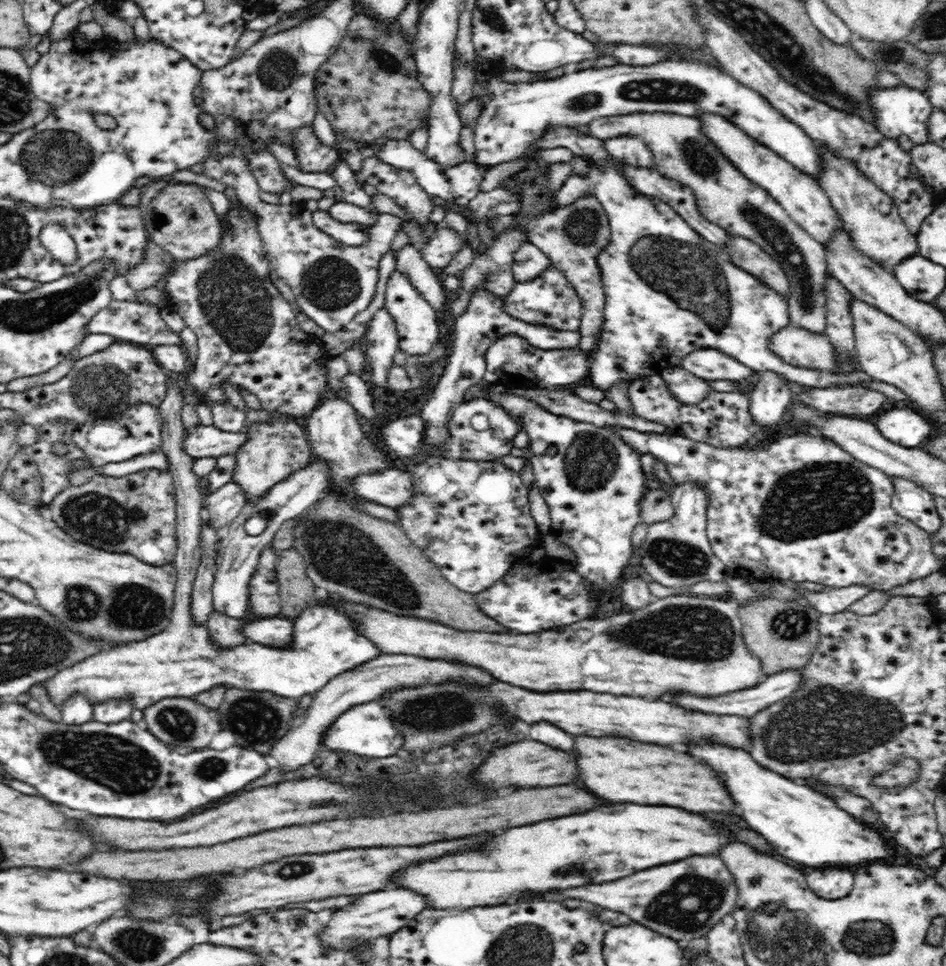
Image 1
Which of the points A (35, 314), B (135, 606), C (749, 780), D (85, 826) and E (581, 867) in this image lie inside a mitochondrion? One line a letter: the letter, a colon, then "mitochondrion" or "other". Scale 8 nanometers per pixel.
A: mitochondrion
B: mitochondrion
C: other
D: other
E: mitochondrion

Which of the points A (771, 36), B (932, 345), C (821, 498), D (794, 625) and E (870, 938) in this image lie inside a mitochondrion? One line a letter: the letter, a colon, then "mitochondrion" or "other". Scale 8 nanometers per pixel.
A: mitochondrion
B: other
C: mitochondrion
D: mitochondrion
E: mitochondrion

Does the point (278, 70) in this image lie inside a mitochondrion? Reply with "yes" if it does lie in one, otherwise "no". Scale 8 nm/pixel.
yes

